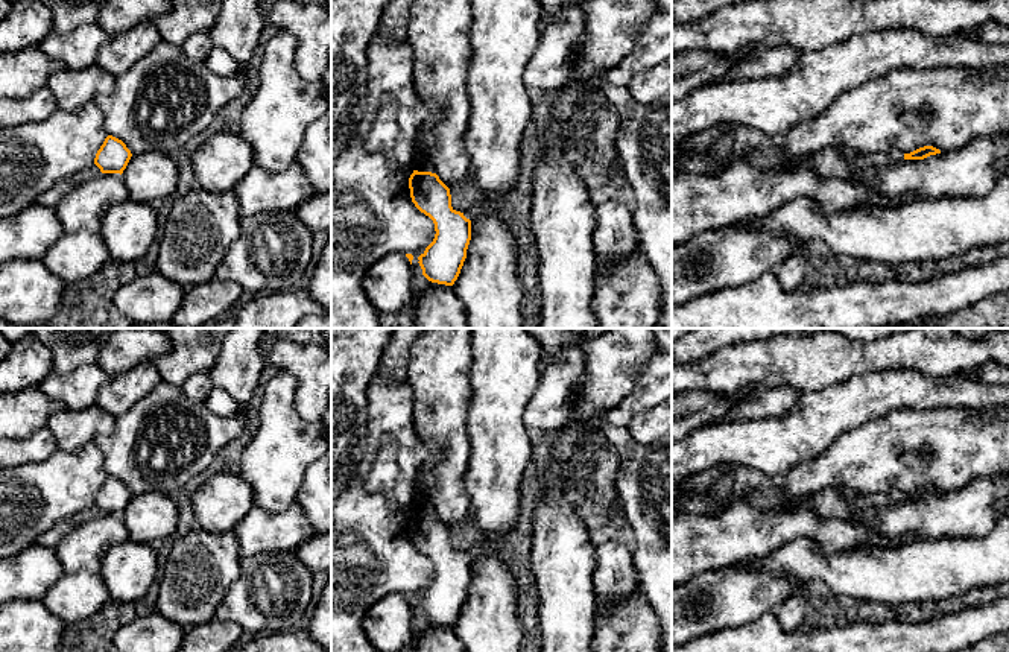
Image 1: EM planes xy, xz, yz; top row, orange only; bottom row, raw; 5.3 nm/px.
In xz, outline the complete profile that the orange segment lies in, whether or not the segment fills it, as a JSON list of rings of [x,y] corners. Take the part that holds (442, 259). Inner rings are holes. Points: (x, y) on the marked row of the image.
[[[413,170],[409,188],[412,202],[433,220],[436,231],[433,242],[418,257],[422,275],[432,283],[453,286],[467,258],[471,219],[483,210],[473,207],[456,211],[450,188],[432,172]]]

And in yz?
[[[924,146],[924,147],[919,147],[910,154],[903,154],[901,150],[898,149],[892,149],[890,152],[890,157],[894,161],[901,161],[903,158],[904,160],[924,160],[930,155],[936,155],[936,154],[941,154],[939,149],[933,147],[933,146]]]

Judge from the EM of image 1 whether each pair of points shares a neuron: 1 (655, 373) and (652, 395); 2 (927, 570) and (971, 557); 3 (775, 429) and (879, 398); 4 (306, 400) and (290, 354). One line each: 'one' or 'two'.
1: one
2: one
3: one
4: one

